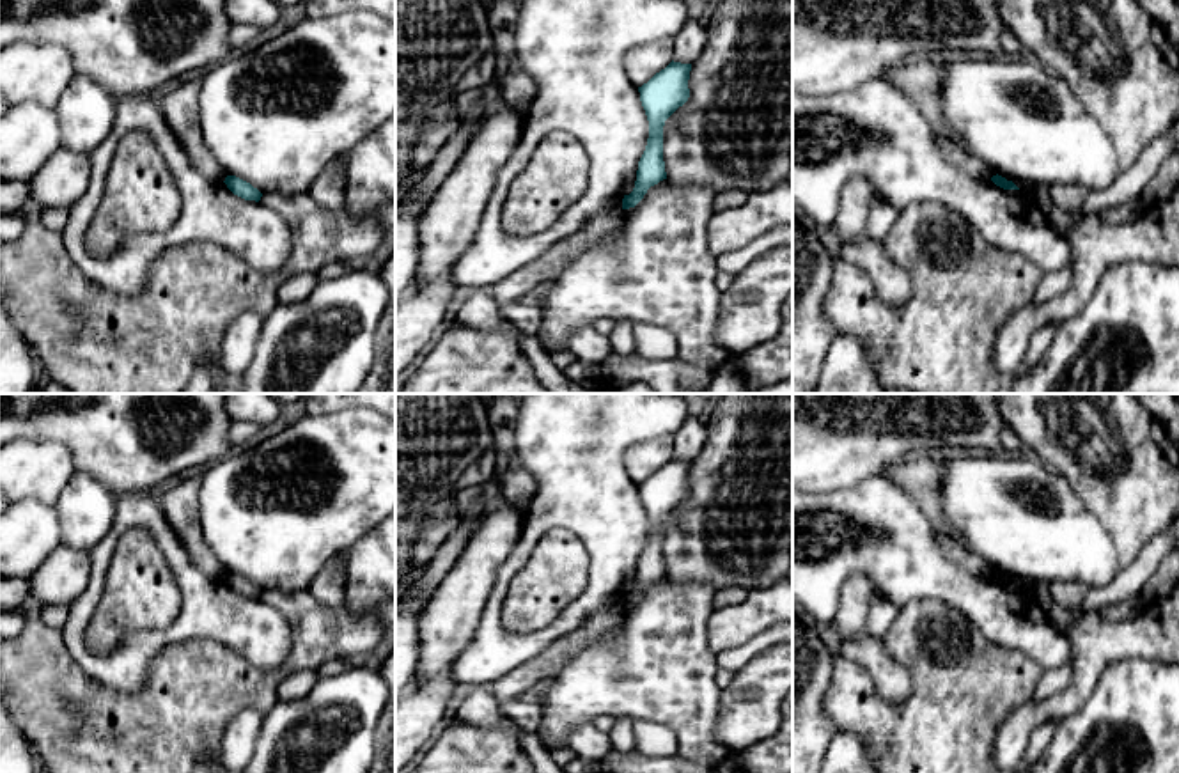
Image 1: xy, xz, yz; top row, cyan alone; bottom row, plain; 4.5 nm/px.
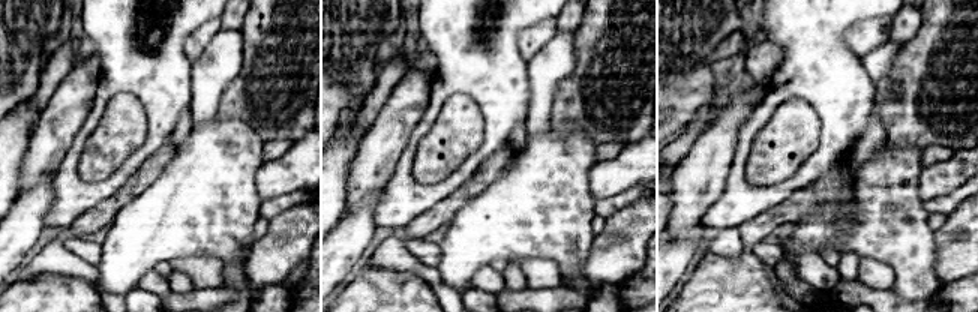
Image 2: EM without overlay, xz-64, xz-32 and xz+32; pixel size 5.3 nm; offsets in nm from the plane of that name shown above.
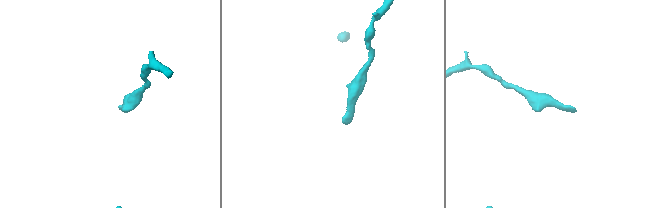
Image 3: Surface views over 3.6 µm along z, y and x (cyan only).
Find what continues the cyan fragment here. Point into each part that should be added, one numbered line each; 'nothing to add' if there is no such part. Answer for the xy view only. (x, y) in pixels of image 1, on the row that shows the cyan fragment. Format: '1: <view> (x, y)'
nothing to add

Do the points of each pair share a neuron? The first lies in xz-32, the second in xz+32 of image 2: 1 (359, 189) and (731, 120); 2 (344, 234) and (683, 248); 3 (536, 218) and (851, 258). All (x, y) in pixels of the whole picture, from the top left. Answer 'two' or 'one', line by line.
1: one
2: one
3: two

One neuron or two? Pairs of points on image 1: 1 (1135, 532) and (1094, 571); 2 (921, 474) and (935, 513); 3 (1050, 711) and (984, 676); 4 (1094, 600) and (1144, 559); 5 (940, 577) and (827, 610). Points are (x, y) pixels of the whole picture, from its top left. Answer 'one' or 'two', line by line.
1: two
2: one
3: two
4: one
5: one

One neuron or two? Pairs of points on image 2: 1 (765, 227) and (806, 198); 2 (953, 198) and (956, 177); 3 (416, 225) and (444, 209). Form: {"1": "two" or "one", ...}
{"1": "one", "2": "two", "3": "one"}

